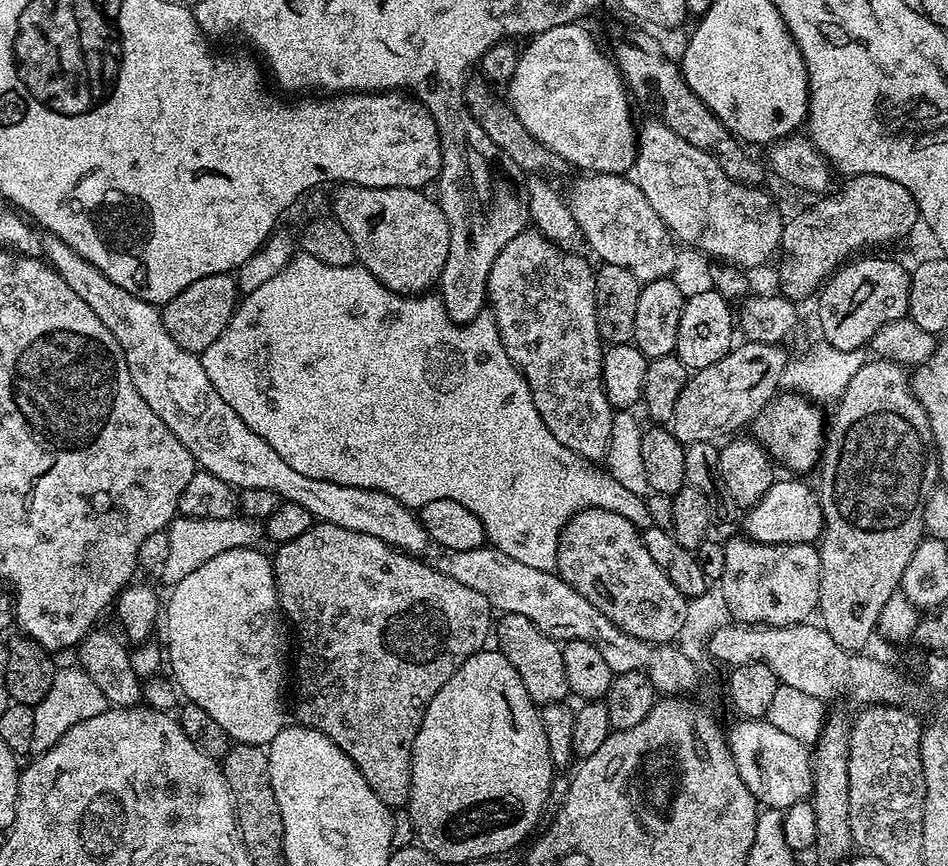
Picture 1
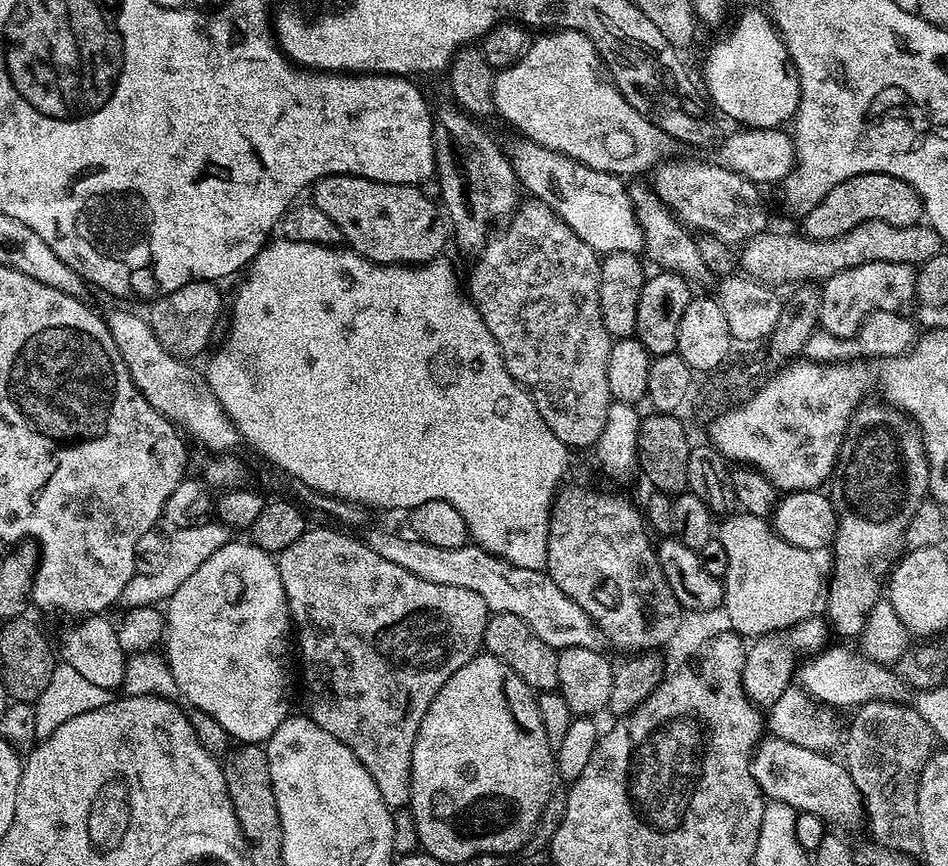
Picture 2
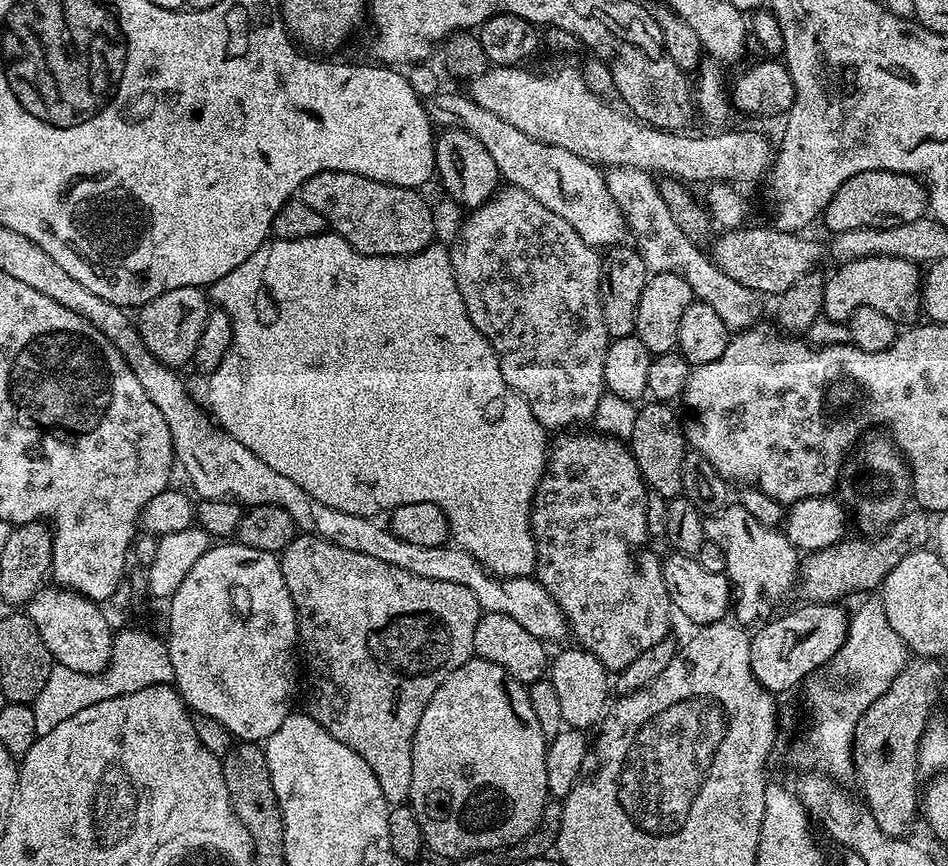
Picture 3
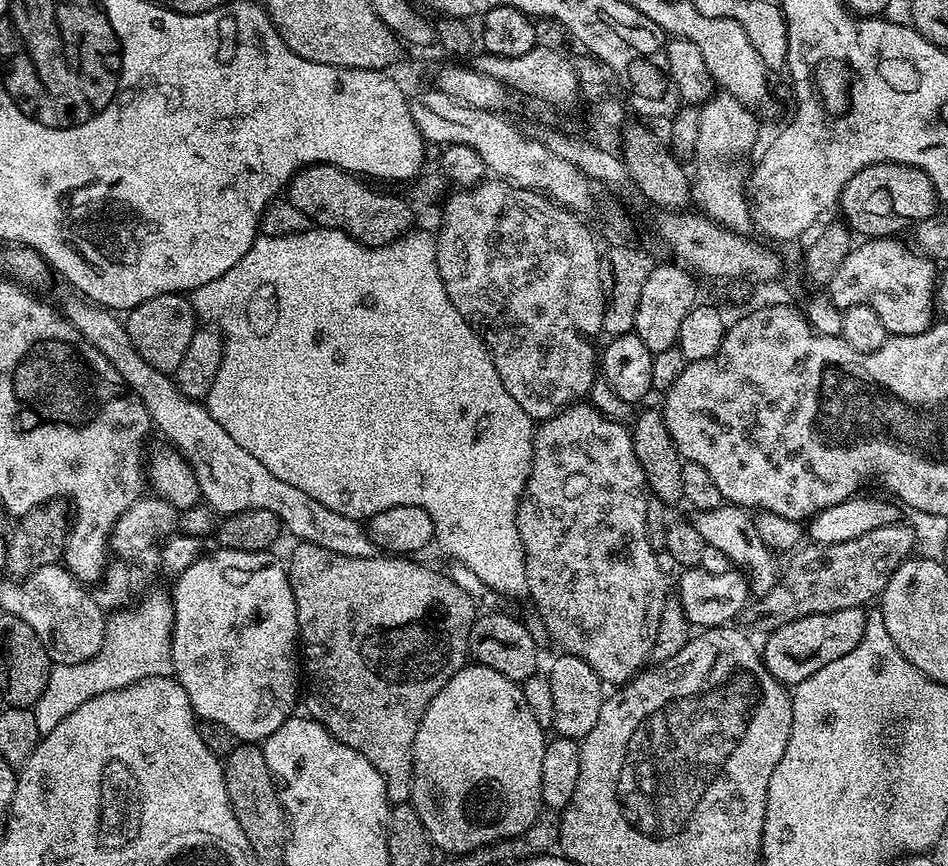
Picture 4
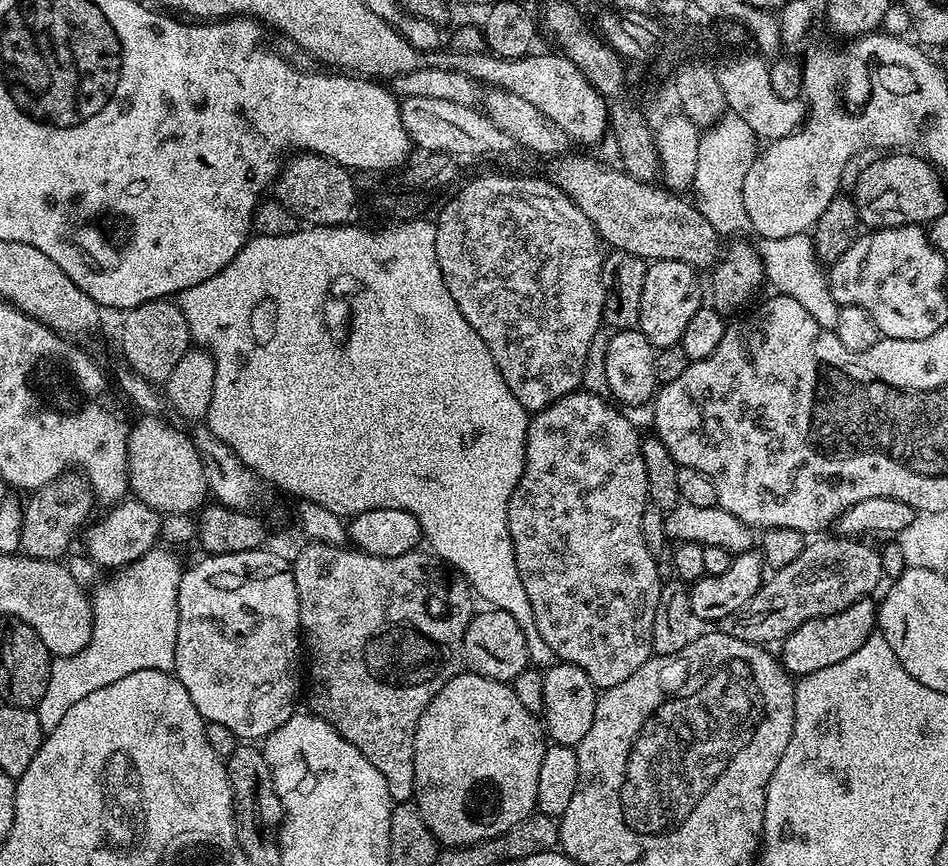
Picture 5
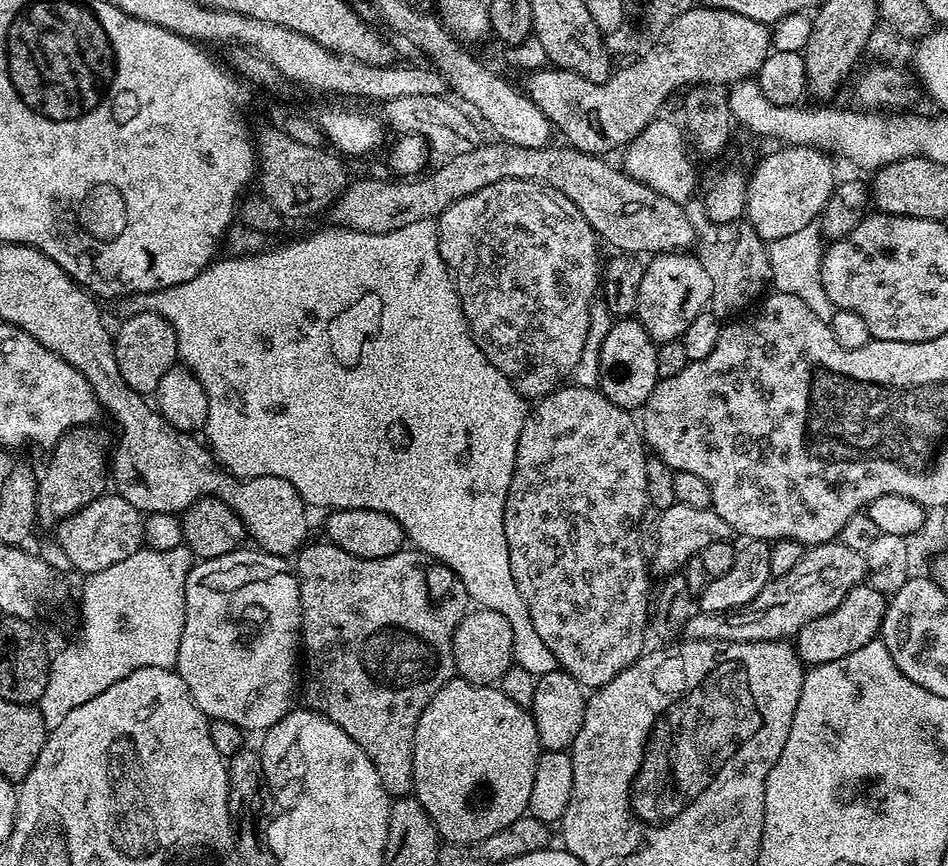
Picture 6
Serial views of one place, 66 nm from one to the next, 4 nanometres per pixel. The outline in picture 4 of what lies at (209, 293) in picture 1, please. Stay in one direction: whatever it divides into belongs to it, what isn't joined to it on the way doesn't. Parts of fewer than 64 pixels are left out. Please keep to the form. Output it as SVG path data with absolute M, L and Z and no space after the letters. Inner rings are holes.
M171 292L158 298L150 298L150 302L142 302L127 313L128 333L134 342L134 350L150 362L159 372L175 373L176 367L186 358L186 350L190 347L190 338L194 338L198 327L196 308L187 295Z

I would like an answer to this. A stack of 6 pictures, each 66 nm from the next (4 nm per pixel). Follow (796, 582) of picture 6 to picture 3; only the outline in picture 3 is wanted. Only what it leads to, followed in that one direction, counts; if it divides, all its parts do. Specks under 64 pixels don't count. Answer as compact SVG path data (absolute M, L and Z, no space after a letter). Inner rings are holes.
M924 510L912 511L905 511L903 516L898 517L892 524L888 525L883 534L877 535L875 538L860 538L864 540L845 538L839 544L824 548L821 552L805 555L801 559L798 573L798 592L804 595L803 599L810 604L835 604L843 601L843 596L848 596L851 592L864 592L860 594L868 594L871 593L868 592L871 588L879 589L883 585L884 579L888 576L889 570L894 566L898 566L898 562L902 562L902 558L906 558L906 554L917 552L919 548L925 547L929 543L929 513Z

